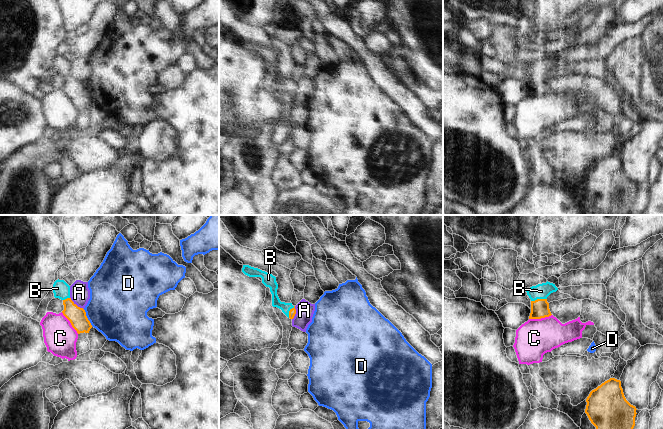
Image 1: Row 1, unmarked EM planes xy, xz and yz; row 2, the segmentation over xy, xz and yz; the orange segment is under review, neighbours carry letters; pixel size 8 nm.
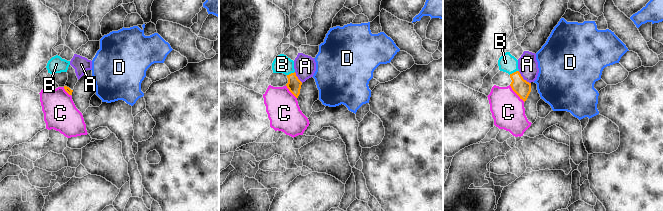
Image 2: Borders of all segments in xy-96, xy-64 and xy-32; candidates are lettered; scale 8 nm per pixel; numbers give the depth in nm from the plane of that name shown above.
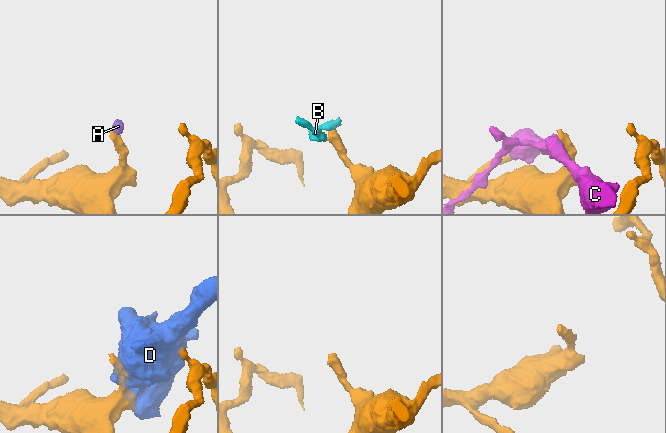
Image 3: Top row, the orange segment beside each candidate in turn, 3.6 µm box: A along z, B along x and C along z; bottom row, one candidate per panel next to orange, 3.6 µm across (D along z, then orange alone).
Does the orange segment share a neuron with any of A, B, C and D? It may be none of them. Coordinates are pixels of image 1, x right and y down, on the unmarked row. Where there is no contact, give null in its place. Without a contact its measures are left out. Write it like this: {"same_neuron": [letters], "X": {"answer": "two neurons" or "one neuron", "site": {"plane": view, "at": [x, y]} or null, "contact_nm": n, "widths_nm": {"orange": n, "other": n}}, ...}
{"same_neuron": ["B"], "A": {"answer": "two neurons", "site": {"plane": "xy", "at": [75, 80]}, "contact_nm": 150, "widths_nm": {"orange": 140, "other": 160}}, "B": {"answer": "one neuron", "site": {"plane": "yz", "at": [538, 75]}, "contact_nm": 130, "widths_nm": {"orange": 140, "other": 130}}, "C": {"answer": "two neurons", "site": {"plane": "yz", "at": [540, 94]}, "contact_nm": 190, "widths_nm": {"orange": 140, "other": 300}}, "D": {"answer": "two neurons", "site": {"plane": "xy", "at": [86, 93]}, "contact_nm": 150, "widths_nm": {"orange": 140, "other": 440}}}

